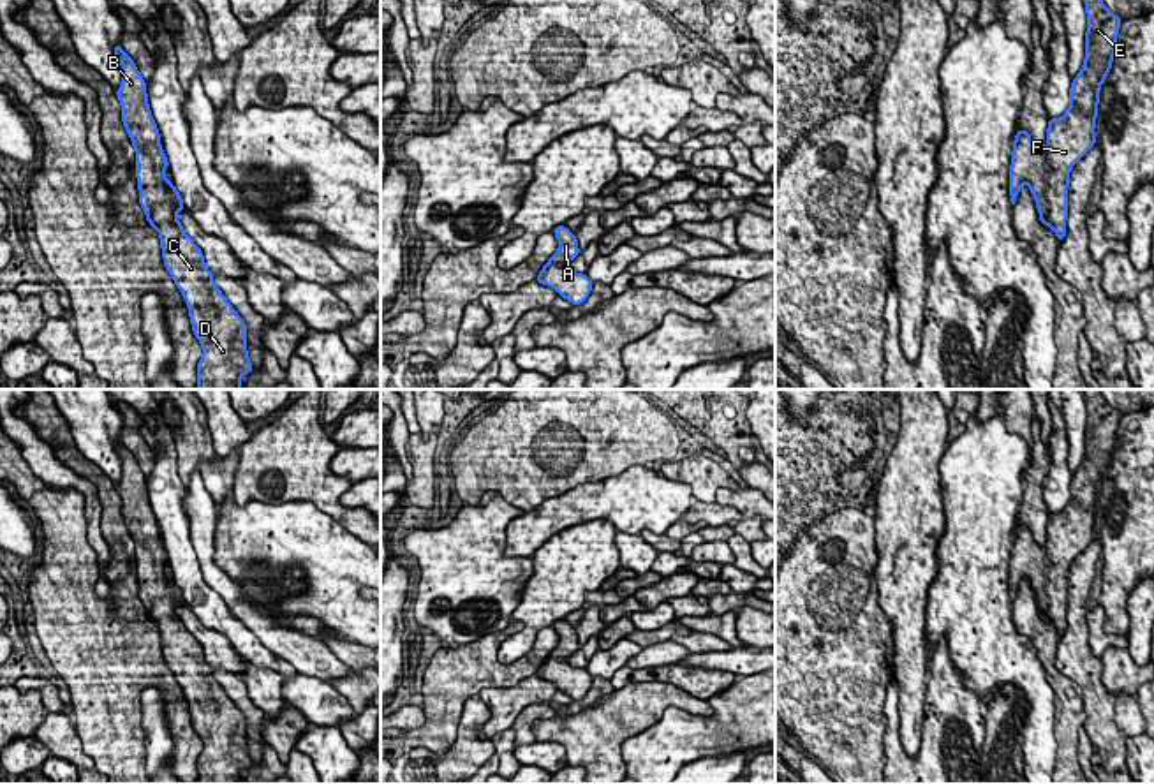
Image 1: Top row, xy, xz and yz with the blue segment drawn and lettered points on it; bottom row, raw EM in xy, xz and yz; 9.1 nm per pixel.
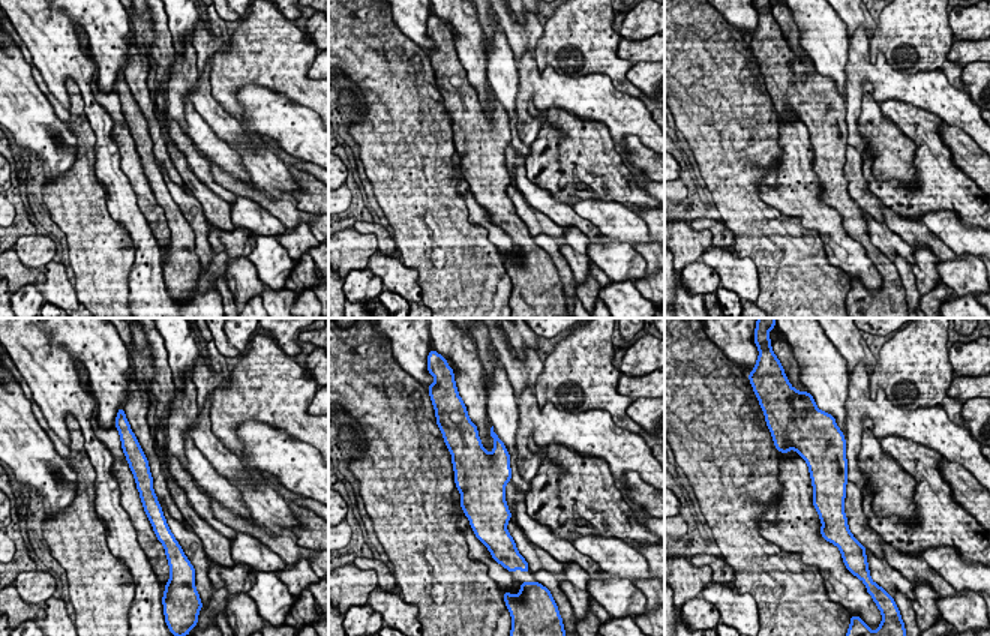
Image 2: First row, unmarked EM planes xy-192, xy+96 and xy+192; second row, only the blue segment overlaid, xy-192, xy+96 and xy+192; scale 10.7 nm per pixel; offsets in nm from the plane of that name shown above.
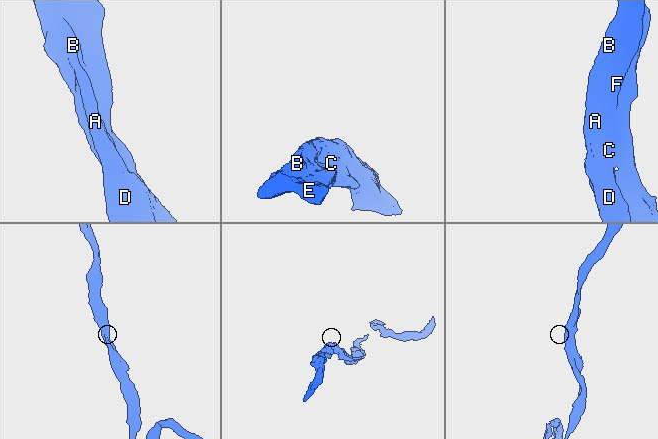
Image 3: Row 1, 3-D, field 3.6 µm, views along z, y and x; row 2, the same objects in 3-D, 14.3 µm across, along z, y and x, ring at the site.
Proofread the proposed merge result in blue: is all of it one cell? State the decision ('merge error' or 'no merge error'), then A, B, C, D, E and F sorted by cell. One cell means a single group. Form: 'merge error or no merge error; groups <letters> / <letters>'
no merge error; groups A B C D E F

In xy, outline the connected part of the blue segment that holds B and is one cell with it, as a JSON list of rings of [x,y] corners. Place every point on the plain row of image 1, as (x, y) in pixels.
[[[120,439],[113,446],[122,458],[116,490],[136,544],[139,599],[159,625],[164,661],[183,689],[192,726],[203,740],[196,765],[197,784],[240,784],[241,772],[254,765],[247,747],[247,719],[215,680],[201,643],[176,613],[185,599],[174,578],[164,571],[169,557],[150,507],[146,477]]]

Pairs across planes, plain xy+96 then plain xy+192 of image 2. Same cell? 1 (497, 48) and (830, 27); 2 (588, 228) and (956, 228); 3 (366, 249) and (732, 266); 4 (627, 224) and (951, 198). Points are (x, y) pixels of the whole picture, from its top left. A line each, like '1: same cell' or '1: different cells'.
1: same cell
2: different cells
3: different cells
4: different cells

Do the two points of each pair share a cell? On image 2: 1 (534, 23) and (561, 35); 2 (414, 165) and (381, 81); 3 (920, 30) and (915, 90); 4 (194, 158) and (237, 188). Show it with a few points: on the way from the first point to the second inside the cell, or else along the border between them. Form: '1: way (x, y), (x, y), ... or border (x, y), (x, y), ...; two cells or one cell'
1: border (543, 23), (543, 32), (533, 53); two cells
2: way (407, 144), (402, 102); one cell
3: border (884, 57), (903, 74), (939, 71), (950, 84); two cells
4: border (207, 162), (212, 177), (234, 192); two cells

